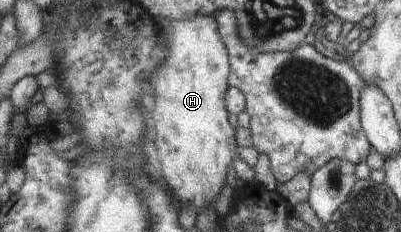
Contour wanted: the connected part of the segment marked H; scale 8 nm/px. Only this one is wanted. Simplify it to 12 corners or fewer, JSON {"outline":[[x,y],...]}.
{"outline":[[213,16],[155,17],[149,78],[179,207],[214,205],[236,159],[229,49]]}

